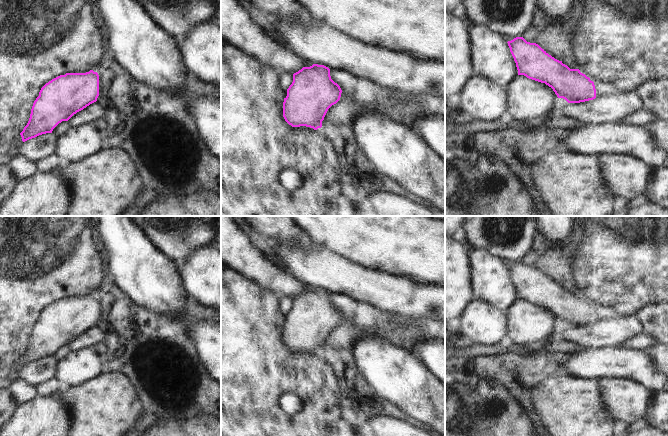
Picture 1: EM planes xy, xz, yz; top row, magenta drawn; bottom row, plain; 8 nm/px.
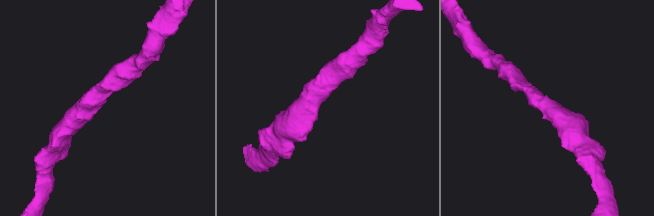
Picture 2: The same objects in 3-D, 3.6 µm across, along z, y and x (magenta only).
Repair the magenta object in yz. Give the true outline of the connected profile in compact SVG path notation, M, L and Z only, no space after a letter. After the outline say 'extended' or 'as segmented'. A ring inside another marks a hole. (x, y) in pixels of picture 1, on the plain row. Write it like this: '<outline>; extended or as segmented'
M516 261L507 267L518 299L545 307L553 313L558 322L563 322L568 327L580 327L596 322L594 306L579 293L570 293L538 268L527 266L523 261Z; as segmented

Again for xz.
M318 288L303 291L293 298L293 306L283 326L283 341L292 351L306 350L317 354L322 351L328 333L340 324L341 317L340 310L331 303L328 291Z; as segmented

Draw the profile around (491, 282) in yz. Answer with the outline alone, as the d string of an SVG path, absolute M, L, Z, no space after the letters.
M468 248L473 300L492 305L506 314L518 299L507 265L487 251Z

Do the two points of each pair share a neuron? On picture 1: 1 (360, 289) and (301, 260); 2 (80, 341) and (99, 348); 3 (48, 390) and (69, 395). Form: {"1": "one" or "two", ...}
{"1": "one", "2": "two", "3": "two"}

